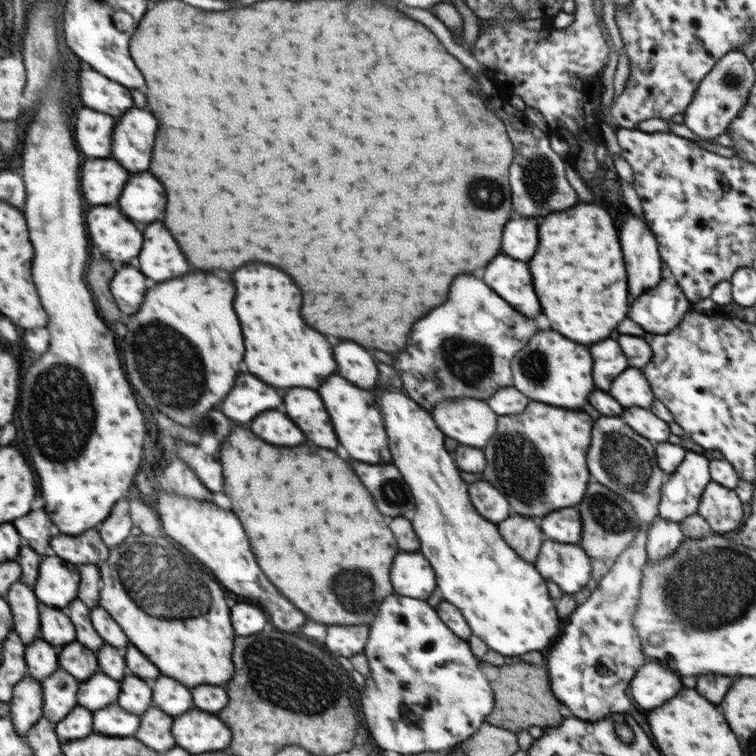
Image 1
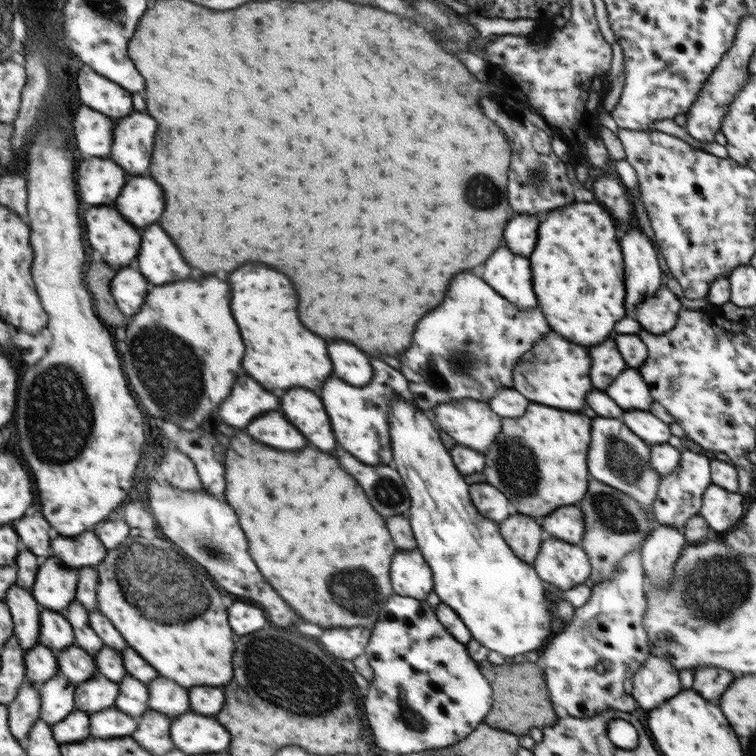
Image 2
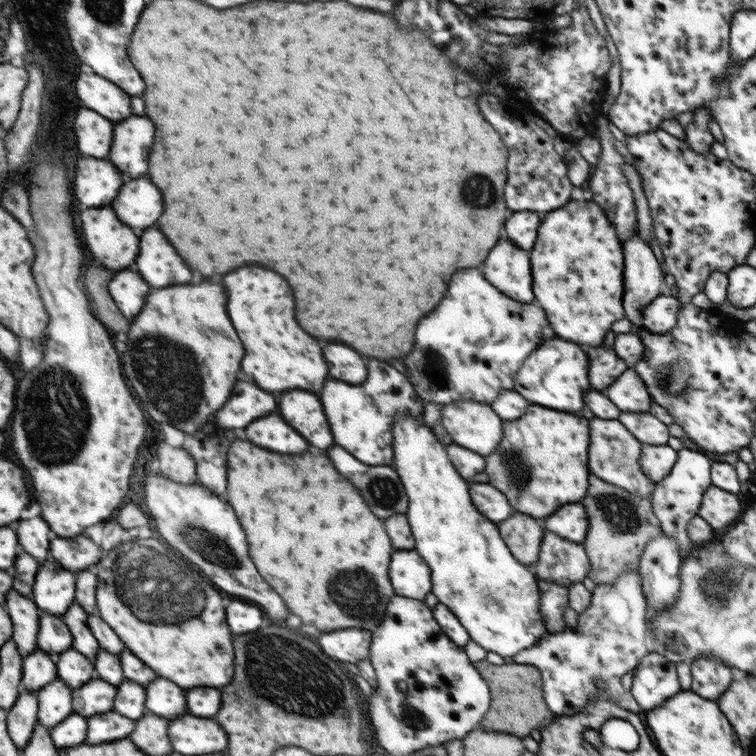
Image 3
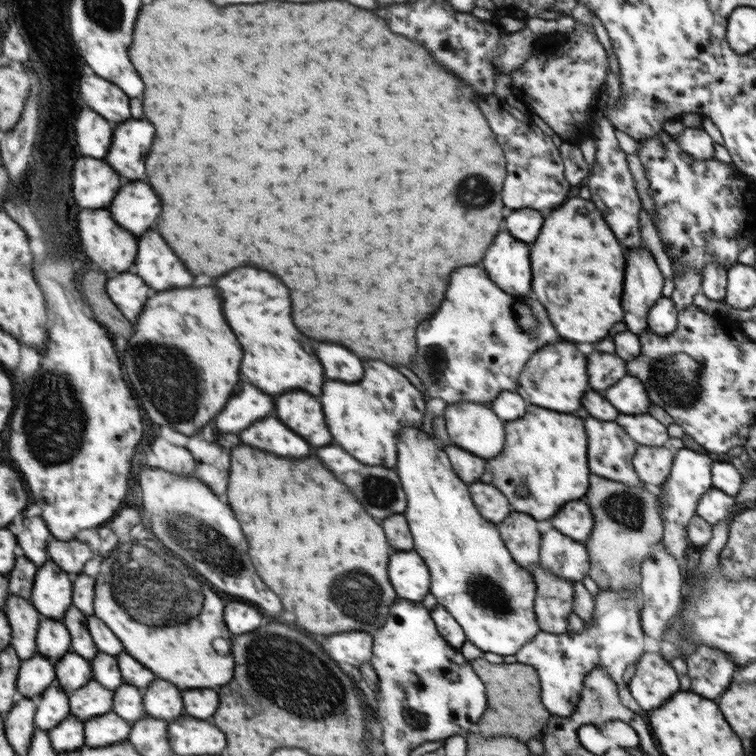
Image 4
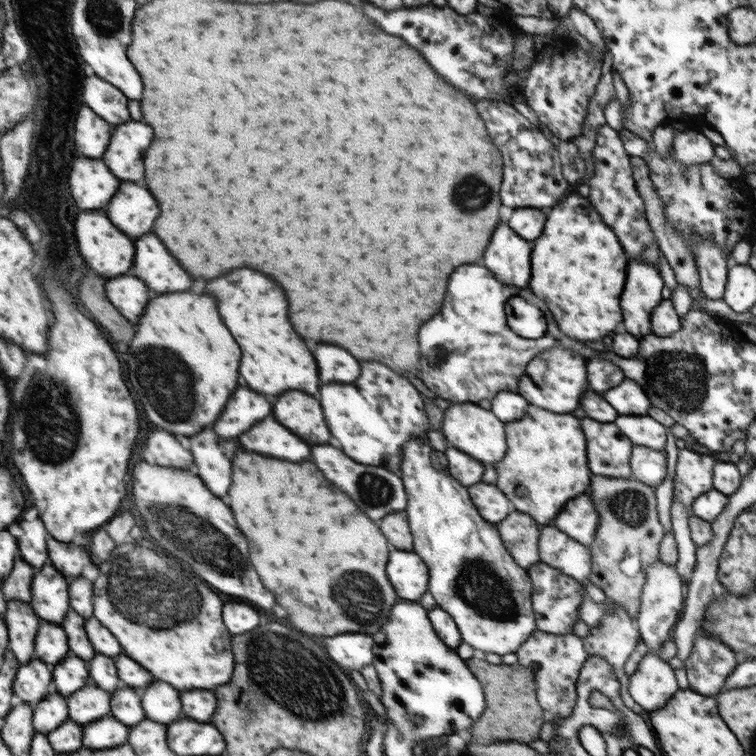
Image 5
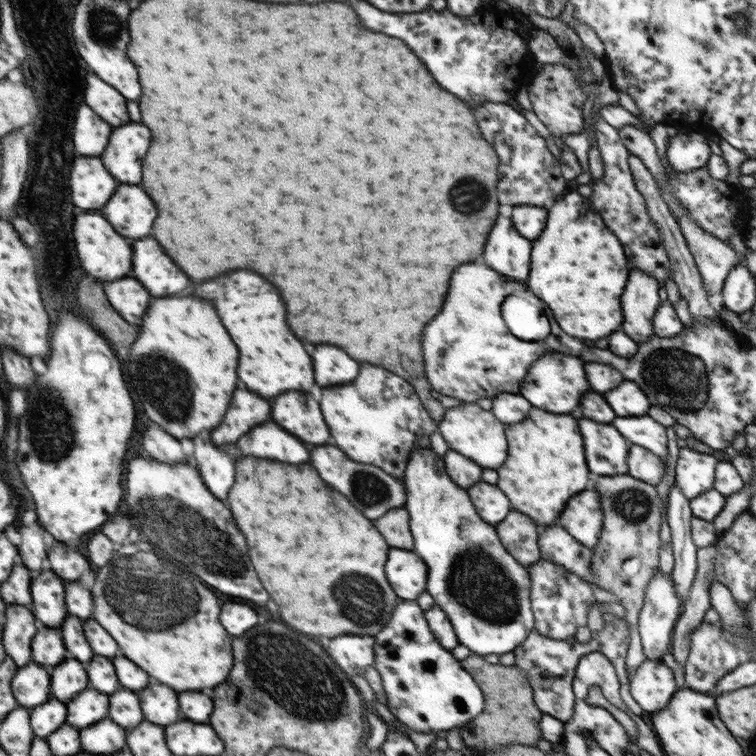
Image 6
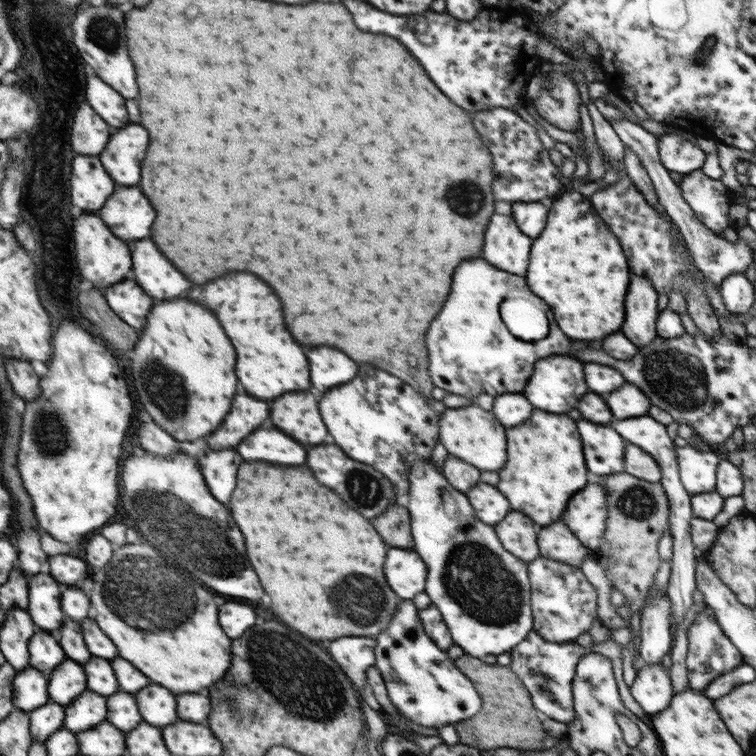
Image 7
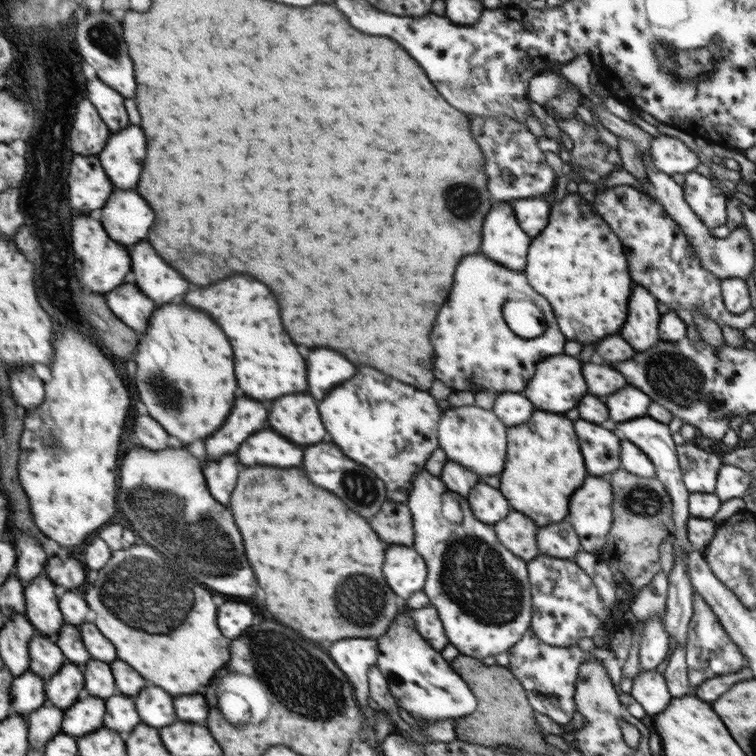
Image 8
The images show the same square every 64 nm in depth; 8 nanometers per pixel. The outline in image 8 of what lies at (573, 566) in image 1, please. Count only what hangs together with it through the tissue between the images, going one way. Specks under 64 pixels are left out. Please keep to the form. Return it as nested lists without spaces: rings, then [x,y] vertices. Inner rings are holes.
[[[568,520],[540,528],[539,550],[541,555],[574,559],[580,546],[578,535]]]

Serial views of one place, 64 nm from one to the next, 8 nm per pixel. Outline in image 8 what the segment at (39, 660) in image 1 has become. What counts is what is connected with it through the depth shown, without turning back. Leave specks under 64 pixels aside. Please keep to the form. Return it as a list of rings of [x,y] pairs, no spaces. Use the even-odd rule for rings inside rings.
[[[32,670],[16,677],[13,685],[13,709],[23,716],[30,717],[36,710],[49,703],[47,682]]]

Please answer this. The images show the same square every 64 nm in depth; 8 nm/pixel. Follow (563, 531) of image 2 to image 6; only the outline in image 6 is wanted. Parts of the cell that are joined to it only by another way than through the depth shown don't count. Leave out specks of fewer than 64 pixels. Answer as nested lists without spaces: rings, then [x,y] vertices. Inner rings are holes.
[[[594,489],[580,492],[580,496],[568,504],[568,512],[564,510],[556,524],[562,525],[576,540],[592,549],[599,543],[603,521],[600,493]]]

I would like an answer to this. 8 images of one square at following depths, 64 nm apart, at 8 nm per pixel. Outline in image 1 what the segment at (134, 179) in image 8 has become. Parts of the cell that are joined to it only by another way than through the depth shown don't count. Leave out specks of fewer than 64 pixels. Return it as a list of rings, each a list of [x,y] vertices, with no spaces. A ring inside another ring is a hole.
[[[136,108],[136,112],[122,116],[120,128],[116,130],[114,158],[120,160],[130,172],[146,172],[150,166],[156,130],[158,122],[148,110]]]

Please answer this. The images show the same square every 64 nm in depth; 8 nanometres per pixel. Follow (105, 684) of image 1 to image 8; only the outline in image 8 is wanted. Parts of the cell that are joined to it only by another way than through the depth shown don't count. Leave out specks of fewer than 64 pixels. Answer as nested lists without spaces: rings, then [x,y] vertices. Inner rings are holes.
[[[85,693],[81,700],[67,710],[63,732],[80,739],[99,732],[106,722],[107,700]]]

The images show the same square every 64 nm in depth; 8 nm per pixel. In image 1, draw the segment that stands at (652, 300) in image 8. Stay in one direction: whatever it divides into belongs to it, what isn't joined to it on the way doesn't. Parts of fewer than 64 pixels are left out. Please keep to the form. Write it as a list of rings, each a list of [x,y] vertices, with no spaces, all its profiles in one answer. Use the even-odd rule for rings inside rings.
[[[635,214],[624,218],[620,232],[624,232],[624,256],[628,256],[628,284],[632,284],[632,298],[638,298],[662,280],[658,244],[650,226]]]

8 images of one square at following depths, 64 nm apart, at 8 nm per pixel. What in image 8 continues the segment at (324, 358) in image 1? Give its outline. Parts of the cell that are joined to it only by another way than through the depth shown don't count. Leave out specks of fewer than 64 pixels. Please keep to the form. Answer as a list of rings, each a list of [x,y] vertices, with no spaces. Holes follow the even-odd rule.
[[[234,276],[206,290],[192,288],[184,302],[214,316],[212,320],[226,332],[234,348],[234,370],[238,386],[252,400],[274,400],[284,394],[306,392],[306,362],[284,332],[280,310],[270,290],[250,276]]]

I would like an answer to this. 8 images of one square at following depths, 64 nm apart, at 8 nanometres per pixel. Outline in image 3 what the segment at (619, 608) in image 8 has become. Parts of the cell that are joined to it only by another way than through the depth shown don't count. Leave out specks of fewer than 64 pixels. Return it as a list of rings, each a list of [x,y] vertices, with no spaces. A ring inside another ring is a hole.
[[[540,579],[540,612],[544,616],[544,626],[548,632],[559,633],[566,630],[564,608],[568,608],[568,588],[566,585]]]

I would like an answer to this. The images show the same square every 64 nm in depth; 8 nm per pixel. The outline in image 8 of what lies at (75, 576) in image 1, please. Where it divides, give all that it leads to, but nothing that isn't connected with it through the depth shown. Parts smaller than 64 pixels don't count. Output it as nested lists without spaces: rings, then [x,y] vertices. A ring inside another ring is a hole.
[[[36,578],[26,589],[28,616],[38,633],[57,639],[67,623],[61,607],[61,589],[50,578]]]

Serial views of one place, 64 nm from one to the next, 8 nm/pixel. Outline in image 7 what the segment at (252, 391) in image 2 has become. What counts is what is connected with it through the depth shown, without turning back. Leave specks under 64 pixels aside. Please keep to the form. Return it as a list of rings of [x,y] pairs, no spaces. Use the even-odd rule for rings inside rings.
[[[240,394],[236,396],[236,408],[232,408],[228,424],[224,424],[220,432],[212,432],[212,436],[206,438],[207,444],[212,450],[236,448],[242,442],[242,438],[246,438],[250,432],[262,426],[264,420],[268,420],[268,404],[252,396]]]

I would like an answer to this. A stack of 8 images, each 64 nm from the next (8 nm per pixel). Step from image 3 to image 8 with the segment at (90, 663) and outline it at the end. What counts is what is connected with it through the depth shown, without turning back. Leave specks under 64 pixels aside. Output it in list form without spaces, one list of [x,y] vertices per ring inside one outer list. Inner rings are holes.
[[[68,662],[56,677],[47,683],[49,702],[68,710],[86,693],[86,684],[84,667]]]

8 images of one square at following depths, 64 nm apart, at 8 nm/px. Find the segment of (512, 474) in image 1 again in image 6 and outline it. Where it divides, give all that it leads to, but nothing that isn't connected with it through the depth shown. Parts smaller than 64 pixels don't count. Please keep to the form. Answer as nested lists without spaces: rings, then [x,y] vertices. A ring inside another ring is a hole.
[[[532,408],[524,422],[508,426],[508,440],[512,440],[512,456],[508,456],[504,468],[496,469],[500,474],[500,490],[516,504],[518,512],[532,516],[536,524],[556,524],[566,510],[566,502],[588,484],[588,466],[578,422],[568,414]]]

